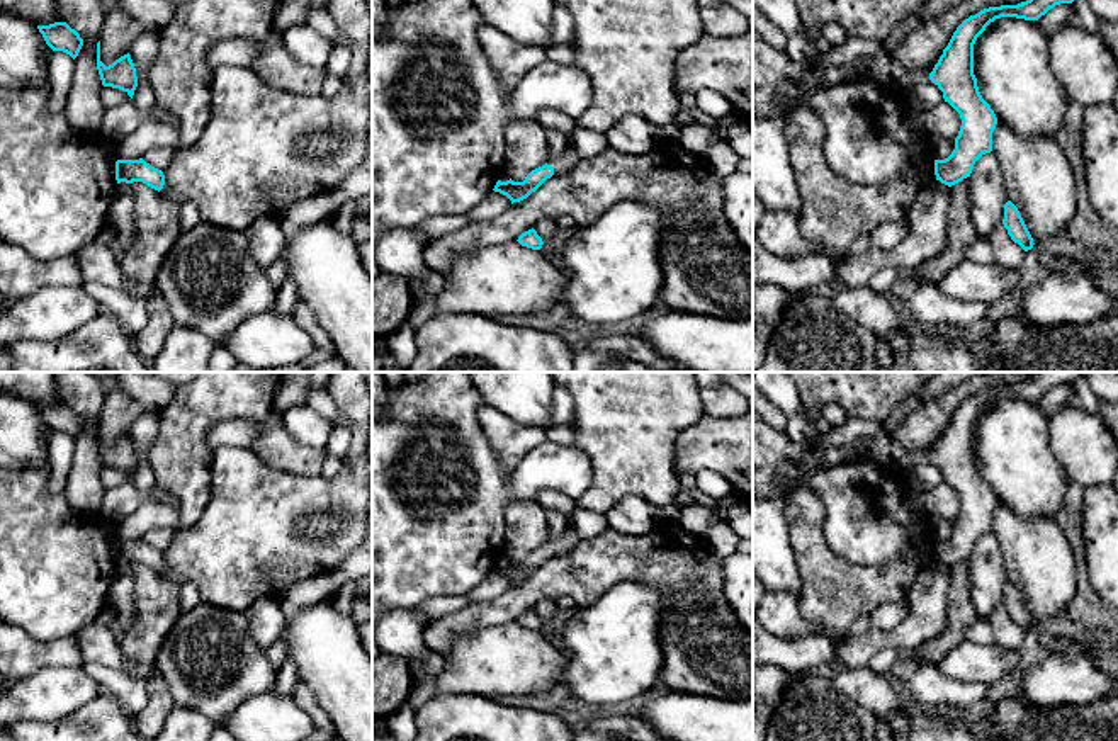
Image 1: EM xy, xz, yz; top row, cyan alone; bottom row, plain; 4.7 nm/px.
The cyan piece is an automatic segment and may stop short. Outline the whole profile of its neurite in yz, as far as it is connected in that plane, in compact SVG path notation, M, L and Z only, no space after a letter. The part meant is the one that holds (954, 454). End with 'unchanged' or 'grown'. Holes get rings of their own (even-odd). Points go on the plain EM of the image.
M1036 372L1018 386L1001 386L980 391L965 399L953 413L929 461L943 472L962 500L955 530L945 540L934 540L936 561L951 568L970 557L975 542L992 532L992 513L997 498L982 479L974 455L974 425L985 408L1001 398L1038 401L1060 384L1072 384L1082 372Z | unchanged

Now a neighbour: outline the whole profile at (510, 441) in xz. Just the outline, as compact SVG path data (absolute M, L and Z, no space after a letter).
M486 403L477 408L477 420L505 469L517 467L530 449L545 442L545 430L522 425Z

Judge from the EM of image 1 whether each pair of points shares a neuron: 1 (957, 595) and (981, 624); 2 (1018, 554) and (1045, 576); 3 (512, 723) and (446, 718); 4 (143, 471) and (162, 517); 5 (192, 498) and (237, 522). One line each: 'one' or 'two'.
1: two
2: one
3: one
4: one
5: two

